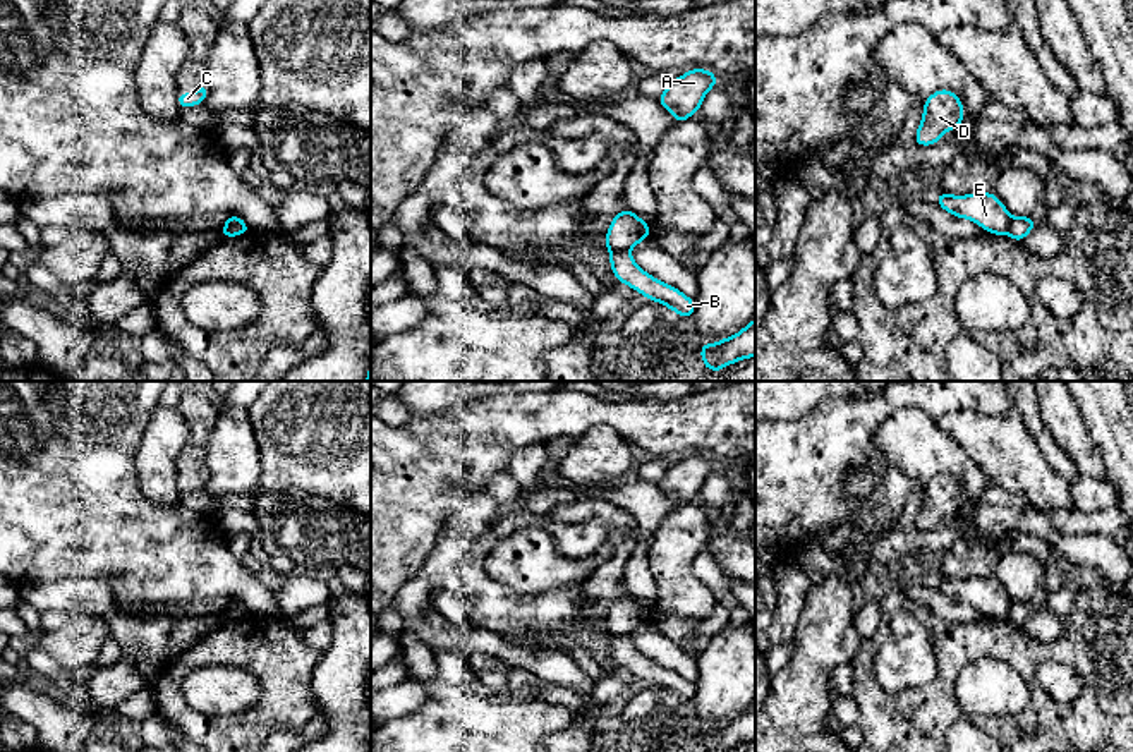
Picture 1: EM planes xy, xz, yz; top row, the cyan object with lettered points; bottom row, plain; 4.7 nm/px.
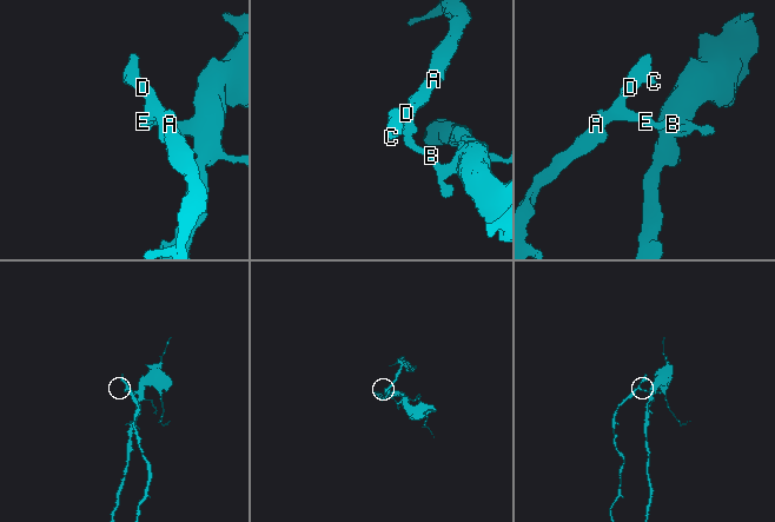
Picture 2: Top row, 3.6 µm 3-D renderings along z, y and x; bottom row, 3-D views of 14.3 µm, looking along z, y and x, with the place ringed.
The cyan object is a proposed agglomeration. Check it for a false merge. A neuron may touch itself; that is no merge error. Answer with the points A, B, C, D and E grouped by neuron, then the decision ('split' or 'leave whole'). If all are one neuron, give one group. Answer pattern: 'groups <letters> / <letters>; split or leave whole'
groups A C D E / B; split

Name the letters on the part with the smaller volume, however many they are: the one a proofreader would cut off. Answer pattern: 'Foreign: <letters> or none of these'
Foreign: A, C, D, E

